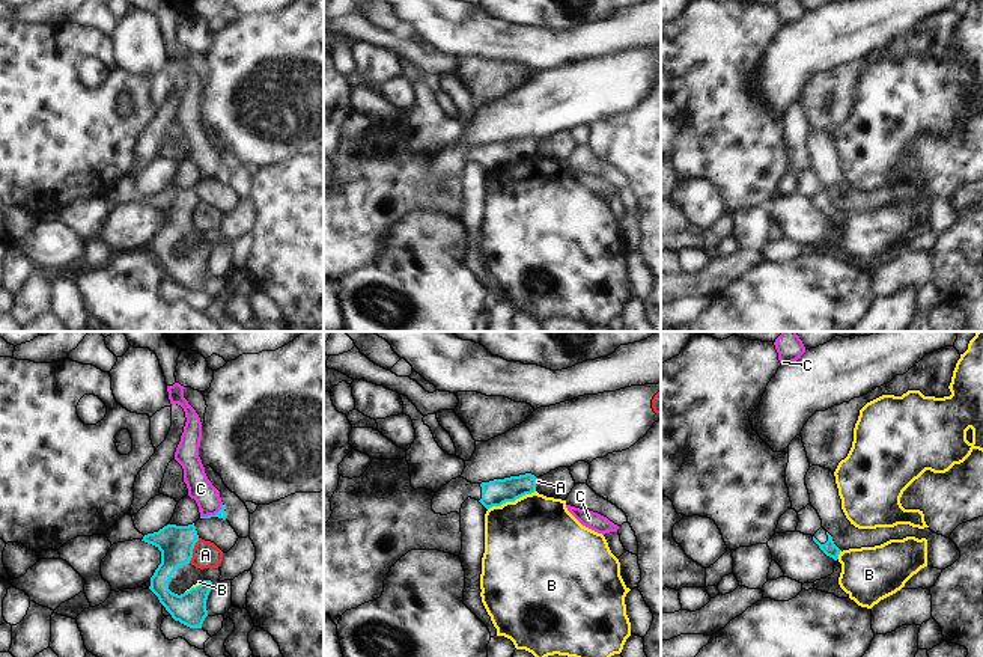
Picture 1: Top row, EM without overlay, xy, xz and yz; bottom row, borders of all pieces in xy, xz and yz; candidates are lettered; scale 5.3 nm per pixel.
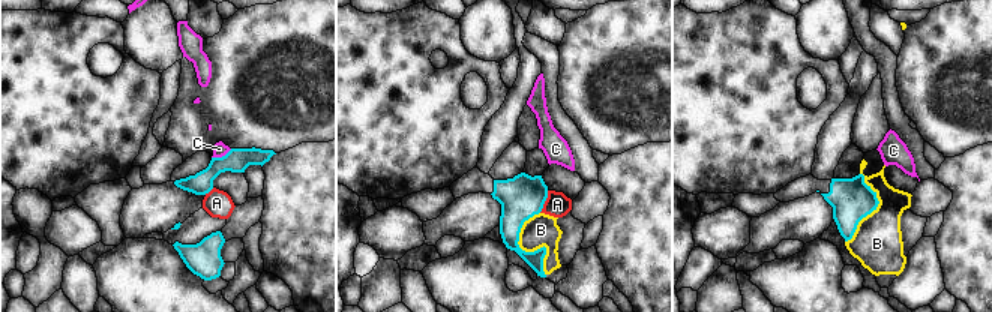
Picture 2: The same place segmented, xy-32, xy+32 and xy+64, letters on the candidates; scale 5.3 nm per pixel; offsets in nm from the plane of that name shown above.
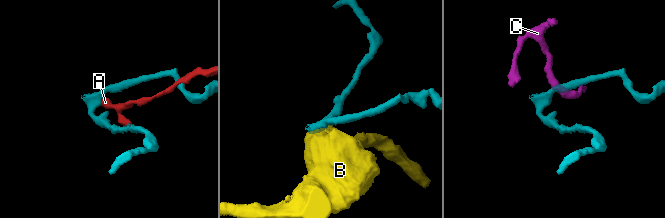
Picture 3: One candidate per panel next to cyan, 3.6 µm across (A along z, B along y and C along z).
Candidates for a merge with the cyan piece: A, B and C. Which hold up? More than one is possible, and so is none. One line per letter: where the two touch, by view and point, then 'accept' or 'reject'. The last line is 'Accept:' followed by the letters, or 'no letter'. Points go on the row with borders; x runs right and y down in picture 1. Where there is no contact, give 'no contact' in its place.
A: meets cyan in xy at (191, 550); reject
B: meets cyan in xz at (511, 501); reject
C: meets cyan in xy at (213, 516); reject
Accept: no letter

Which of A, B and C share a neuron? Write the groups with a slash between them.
A / B / C

